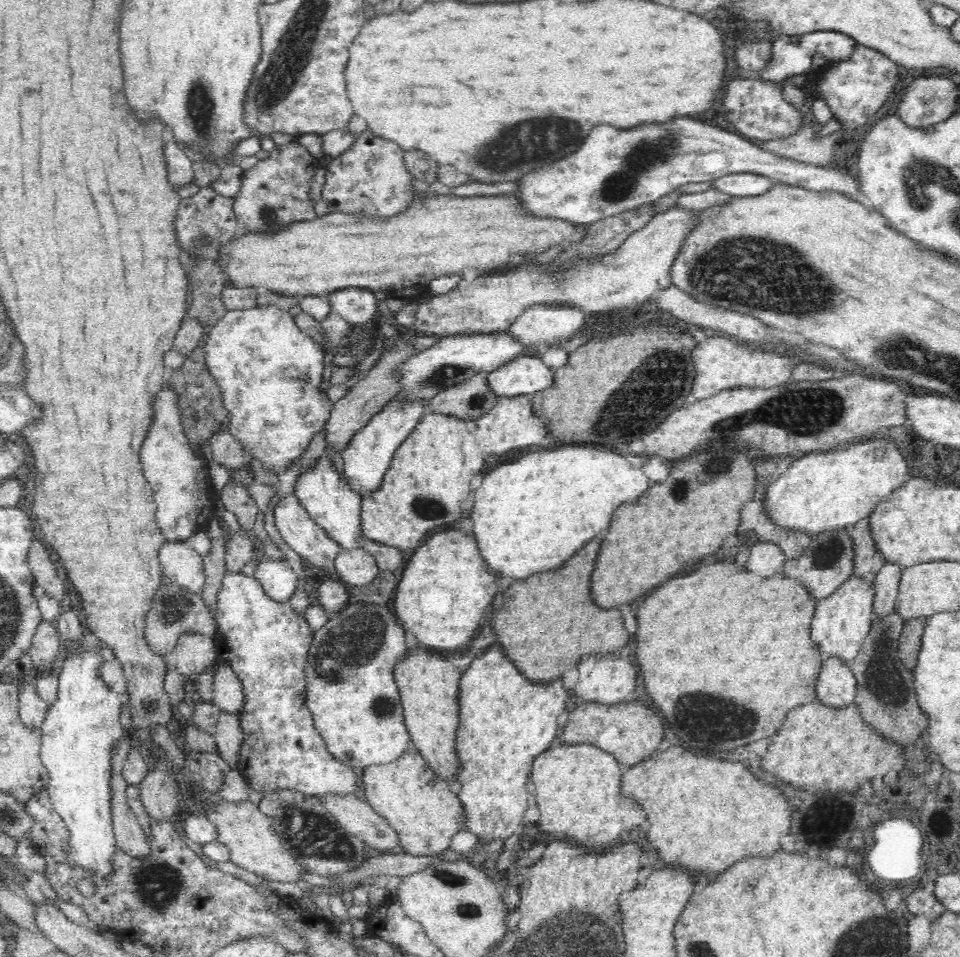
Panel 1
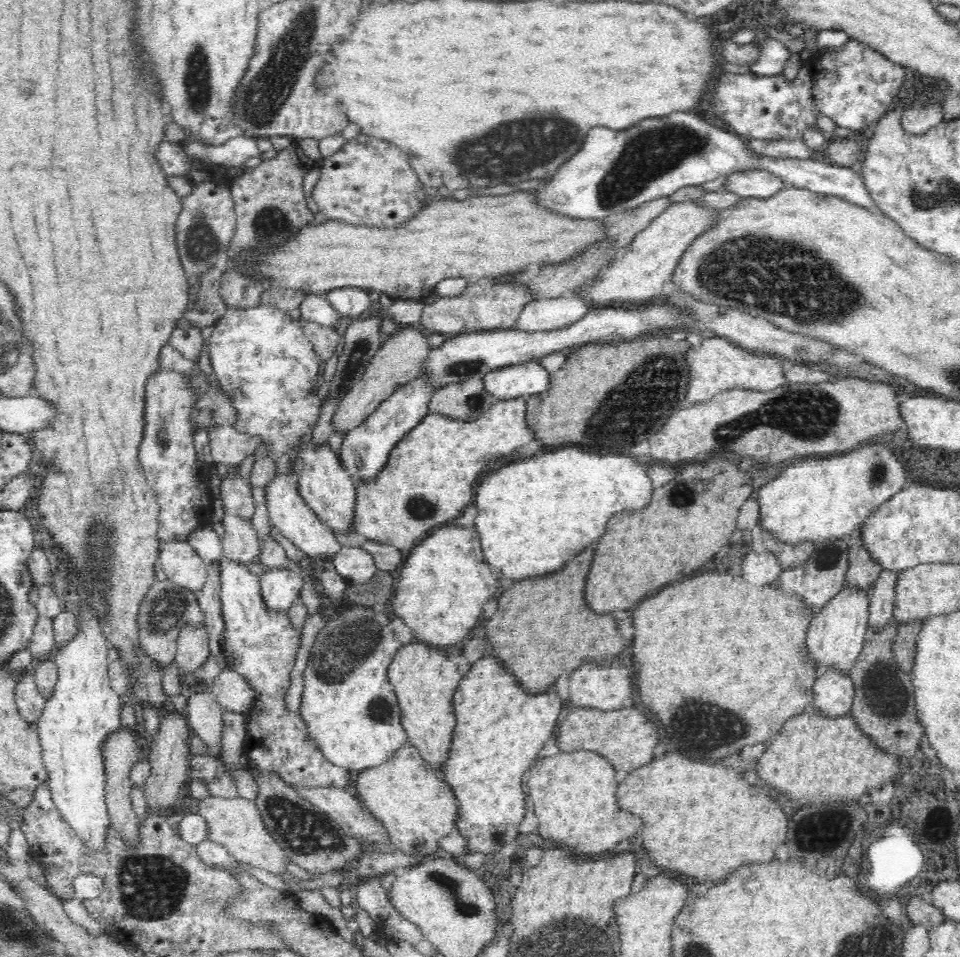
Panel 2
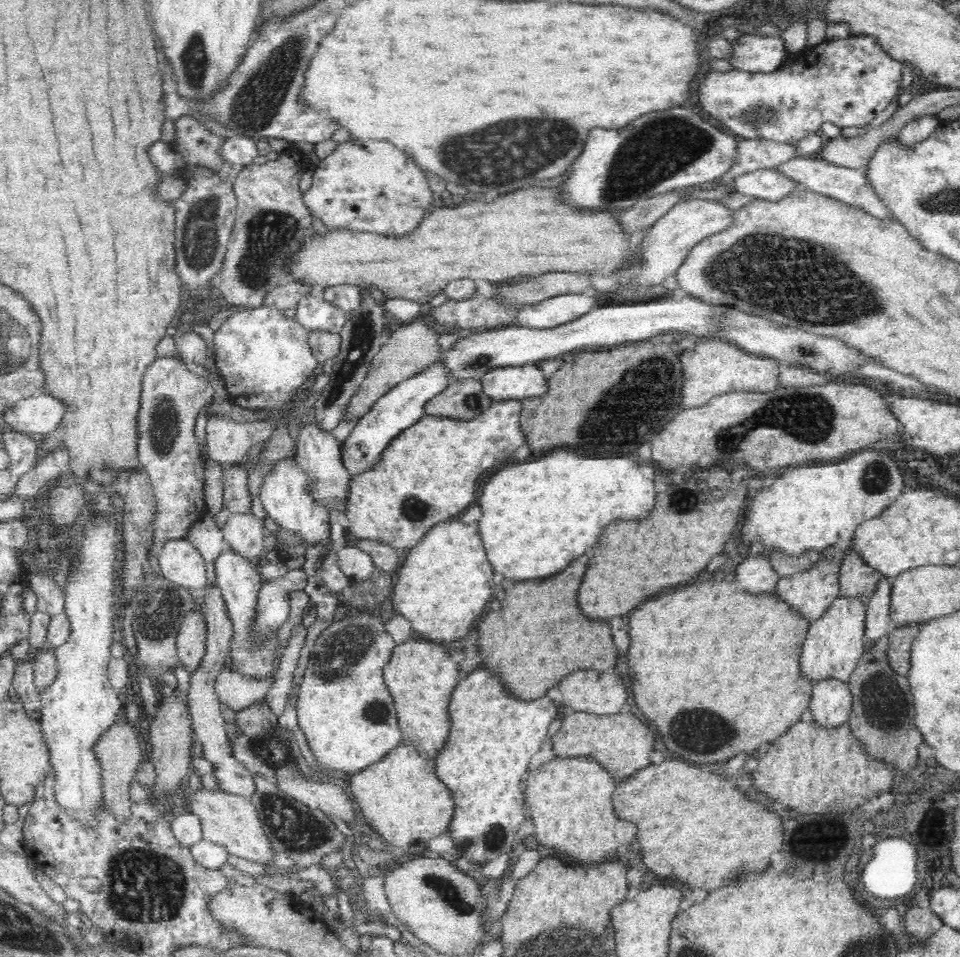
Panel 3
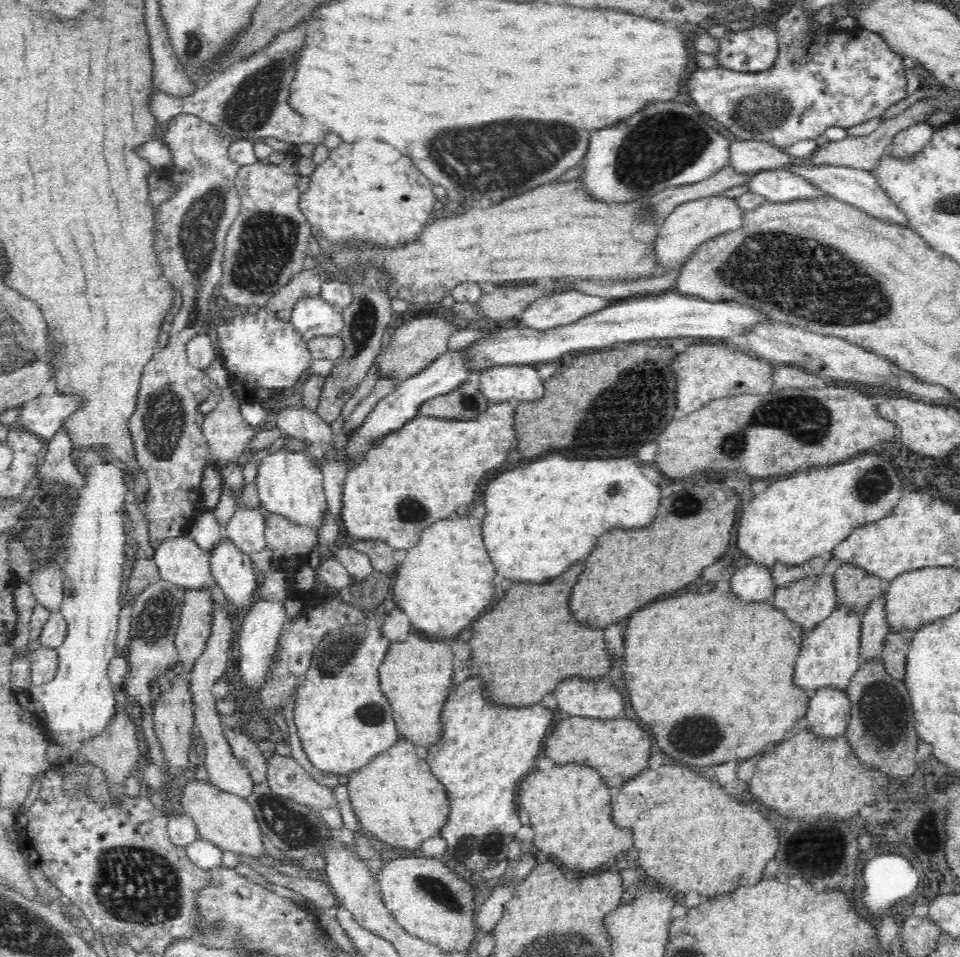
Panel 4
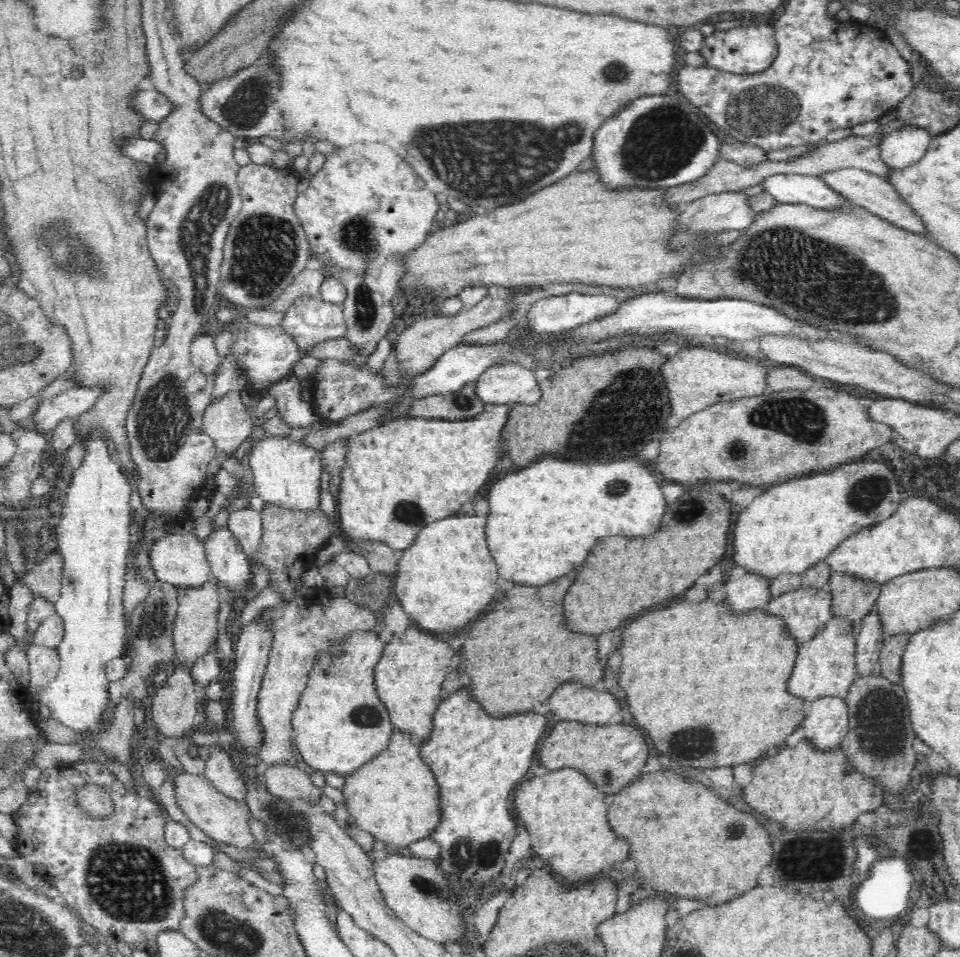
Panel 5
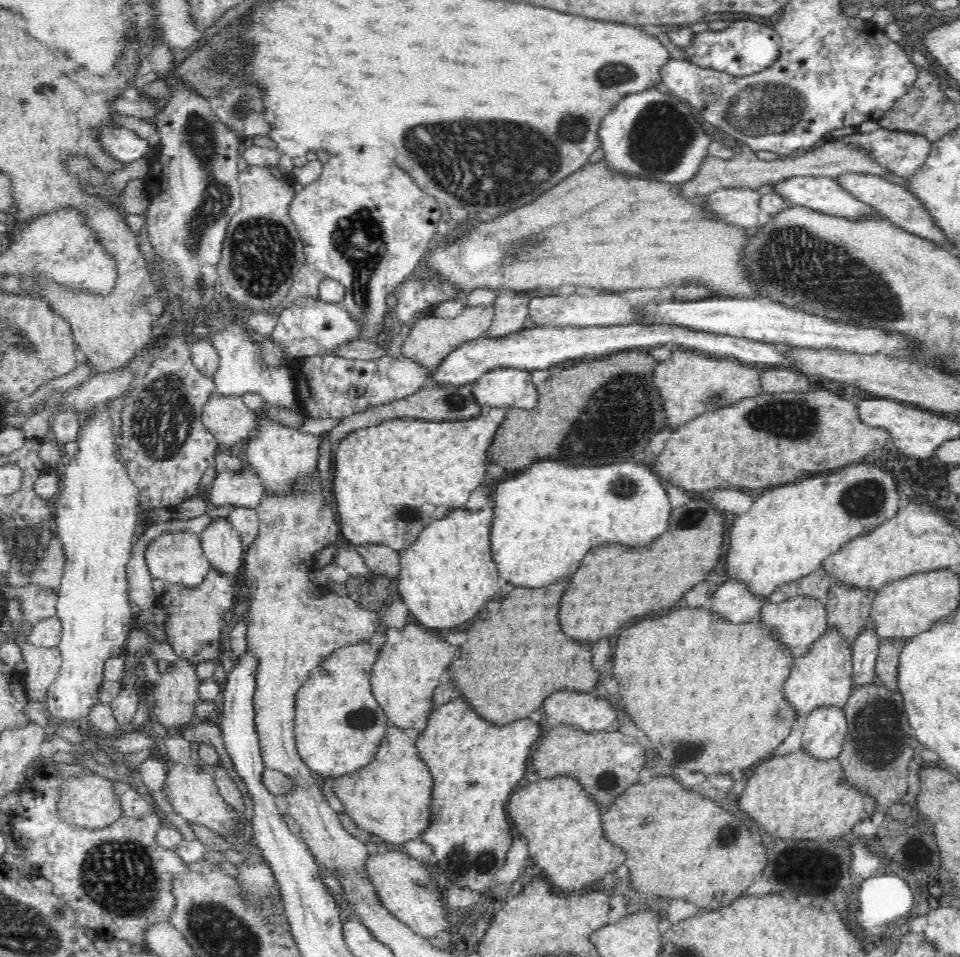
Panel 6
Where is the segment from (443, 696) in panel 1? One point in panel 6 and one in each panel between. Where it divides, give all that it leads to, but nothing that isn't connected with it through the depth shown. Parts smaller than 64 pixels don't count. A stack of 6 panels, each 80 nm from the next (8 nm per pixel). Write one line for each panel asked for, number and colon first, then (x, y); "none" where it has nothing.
2: (425, 679)
3: (421, 677)
4: (413, 678)
5: (409, 677)
6: (409, 668)

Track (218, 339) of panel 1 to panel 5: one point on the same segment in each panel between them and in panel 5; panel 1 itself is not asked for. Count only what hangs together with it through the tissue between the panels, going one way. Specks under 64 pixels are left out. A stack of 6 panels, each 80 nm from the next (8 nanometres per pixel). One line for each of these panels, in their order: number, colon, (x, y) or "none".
2: (269, 369)
3: (265, 359)
4: (262, 354)
5: (265, 355)

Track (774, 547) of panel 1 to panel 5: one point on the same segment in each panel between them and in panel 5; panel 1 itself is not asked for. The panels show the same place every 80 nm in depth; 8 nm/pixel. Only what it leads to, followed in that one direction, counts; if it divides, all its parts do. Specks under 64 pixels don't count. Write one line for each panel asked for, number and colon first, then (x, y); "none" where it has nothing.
2: (763, 567)
3: (756, 573)
4: (755, 582)
5: (751, 590)

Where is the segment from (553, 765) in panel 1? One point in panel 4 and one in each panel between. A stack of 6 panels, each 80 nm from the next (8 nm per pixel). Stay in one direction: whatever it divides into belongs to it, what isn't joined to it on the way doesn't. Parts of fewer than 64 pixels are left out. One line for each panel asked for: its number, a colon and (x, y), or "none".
2: (574, 793)
3: (570, 798)
4: (568, 806)

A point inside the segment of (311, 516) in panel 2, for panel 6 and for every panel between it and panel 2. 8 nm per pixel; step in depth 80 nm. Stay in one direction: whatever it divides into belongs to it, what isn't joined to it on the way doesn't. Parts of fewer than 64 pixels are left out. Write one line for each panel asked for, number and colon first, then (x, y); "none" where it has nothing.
3: (283, 494)
4: (288, 484)
5: (287, 474)
6: (282, 458)

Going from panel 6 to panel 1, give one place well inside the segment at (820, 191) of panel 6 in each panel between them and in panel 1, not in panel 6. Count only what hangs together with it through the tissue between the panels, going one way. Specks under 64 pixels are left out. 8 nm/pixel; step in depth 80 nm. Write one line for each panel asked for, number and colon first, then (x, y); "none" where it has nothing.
1: (733, 184)
2: (756, 184)
3: (763, 183)
4: (777, 186)
5: (784, 188)

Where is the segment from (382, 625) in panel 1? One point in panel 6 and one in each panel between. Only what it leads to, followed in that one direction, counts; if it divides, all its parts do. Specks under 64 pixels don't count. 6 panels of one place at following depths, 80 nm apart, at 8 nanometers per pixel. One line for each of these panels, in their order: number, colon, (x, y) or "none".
2: (349, 703)
3: (350, 720)
4: (344, 720)
5: (340, 723)
6: (339, 727)

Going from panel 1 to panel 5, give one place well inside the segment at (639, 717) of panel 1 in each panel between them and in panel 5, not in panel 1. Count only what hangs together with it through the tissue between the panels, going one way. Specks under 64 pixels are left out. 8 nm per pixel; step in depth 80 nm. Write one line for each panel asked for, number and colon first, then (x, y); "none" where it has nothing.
2: (626, 736)
3: (621, 742)
4: (620, 748)
5: (611, 754)

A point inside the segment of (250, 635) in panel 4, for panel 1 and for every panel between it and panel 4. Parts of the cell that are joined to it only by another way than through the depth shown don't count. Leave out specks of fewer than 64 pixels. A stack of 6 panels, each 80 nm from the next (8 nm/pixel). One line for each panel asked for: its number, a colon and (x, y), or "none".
1: (278, 578)
2: (281, 587)
3: (275, 594)

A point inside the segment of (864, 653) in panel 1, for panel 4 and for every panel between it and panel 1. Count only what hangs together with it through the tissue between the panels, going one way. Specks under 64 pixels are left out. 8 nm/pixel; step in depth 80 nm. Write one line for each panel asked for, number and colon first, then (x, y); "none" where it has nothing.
2: (884, 706)
3: (883, 715)
4: (882, 732)

